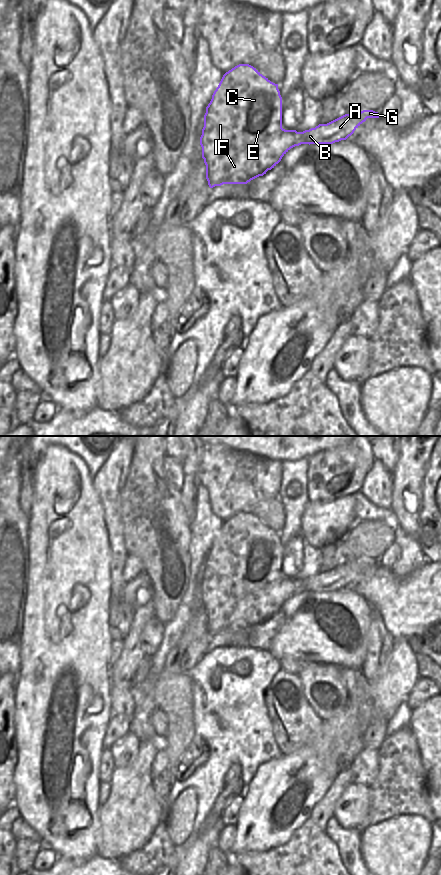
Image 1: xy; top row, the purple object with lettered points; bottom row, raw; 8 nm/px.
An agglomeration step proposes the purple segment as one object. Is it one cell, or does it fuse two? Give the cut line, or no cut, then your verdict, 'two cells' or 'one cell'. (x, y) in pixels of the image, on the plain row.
cut in xy along (282, 576), (256, 593), (256, 606), (267, 617); two cells

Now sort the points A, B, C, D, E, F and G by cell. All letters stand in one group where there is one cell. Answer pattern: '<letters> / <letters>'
A B G / C D E F

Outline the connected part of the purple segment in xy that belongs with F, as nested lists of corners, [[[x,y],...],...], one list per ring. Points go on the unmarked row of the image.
[[[249,512],[226,520],[206,555],[200,585],[206,627],[210,636],[223,632],[247,632],[268,619],[256,607],[256,593],[282,577],[282,545],[278,532],[271,530]]]

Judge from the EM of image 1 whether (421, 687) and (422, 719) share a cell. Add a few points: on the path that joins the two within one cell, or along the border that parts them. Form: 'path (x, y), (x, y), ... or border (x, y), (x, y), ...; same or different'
border (430, 697), (412, 708); different

